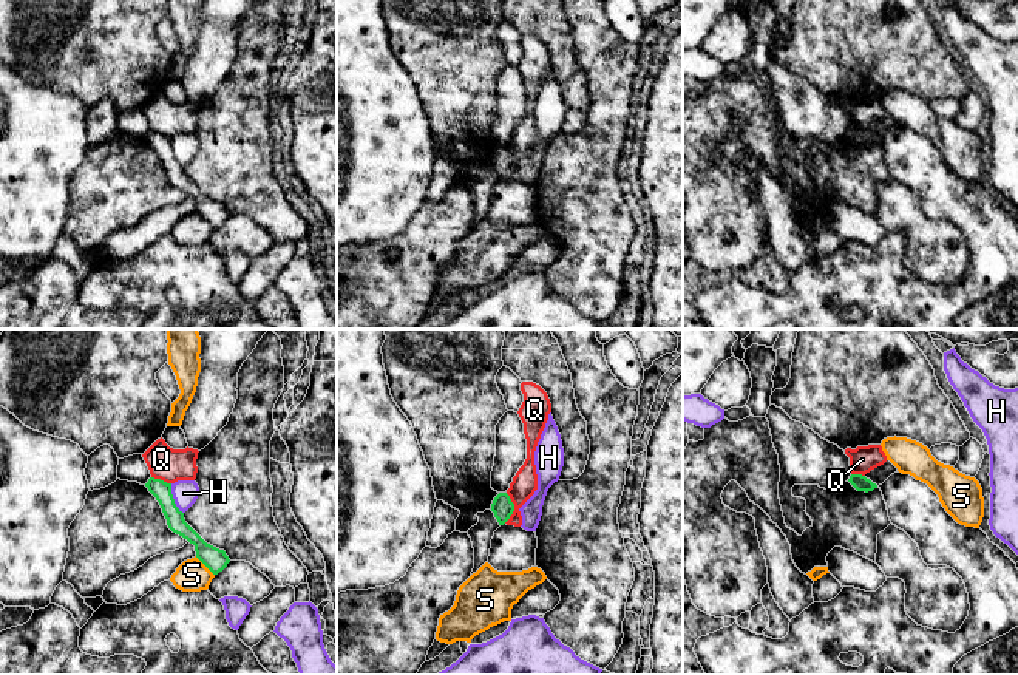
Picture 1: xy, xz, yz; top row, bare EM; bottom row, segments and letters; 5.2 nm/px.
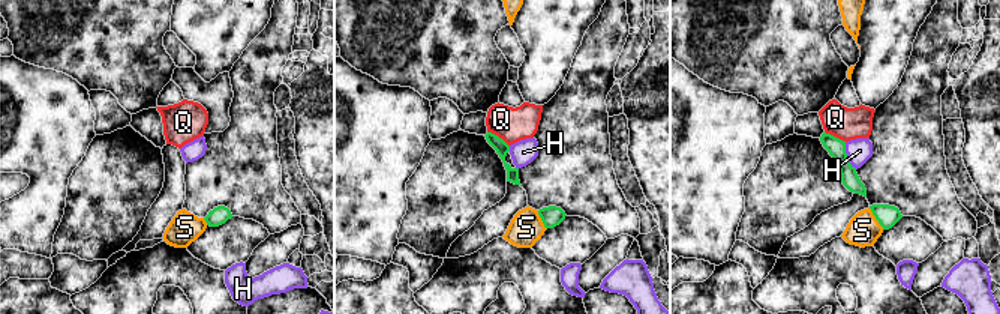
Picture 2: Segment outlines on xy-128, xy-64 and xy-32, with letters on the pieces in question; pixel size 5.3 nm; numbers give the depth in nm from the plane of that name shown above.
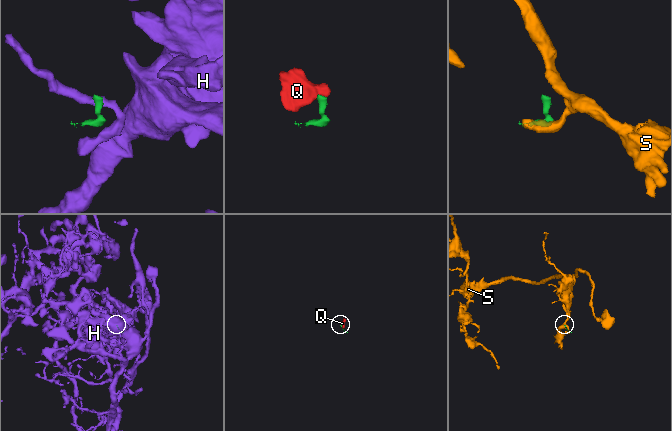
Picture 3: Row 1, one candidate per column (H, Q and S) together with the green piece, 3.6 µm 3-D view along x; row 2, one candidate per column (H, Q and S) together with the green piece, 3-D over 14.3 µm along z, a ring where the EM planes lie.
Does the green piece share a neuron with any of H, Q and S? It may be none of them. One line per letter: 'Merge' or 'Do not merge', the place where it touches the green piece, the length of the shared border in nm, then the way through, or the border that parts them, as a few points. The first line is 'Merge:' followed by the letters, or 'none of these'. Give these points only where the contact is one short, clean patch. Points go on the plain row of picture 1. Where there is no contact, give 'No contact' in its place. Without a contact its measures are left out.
Merge: none of these
H: Do not merge. Touches green at xy (173, 153). Shared border 170 nm. Boundary: xy (170, 138), (173, 156), (183, 167)
Q: Do not merge. Touches green at xz (513, 162). Shared border 160 nm. Boundary: xz (507, 147), (513, 158), (513, 167), (504, 176)
S: Do not merge. Touches green at xy (204, 218). Shared border 140 nm. Boundary: xy (195, 210), (213, 229)

